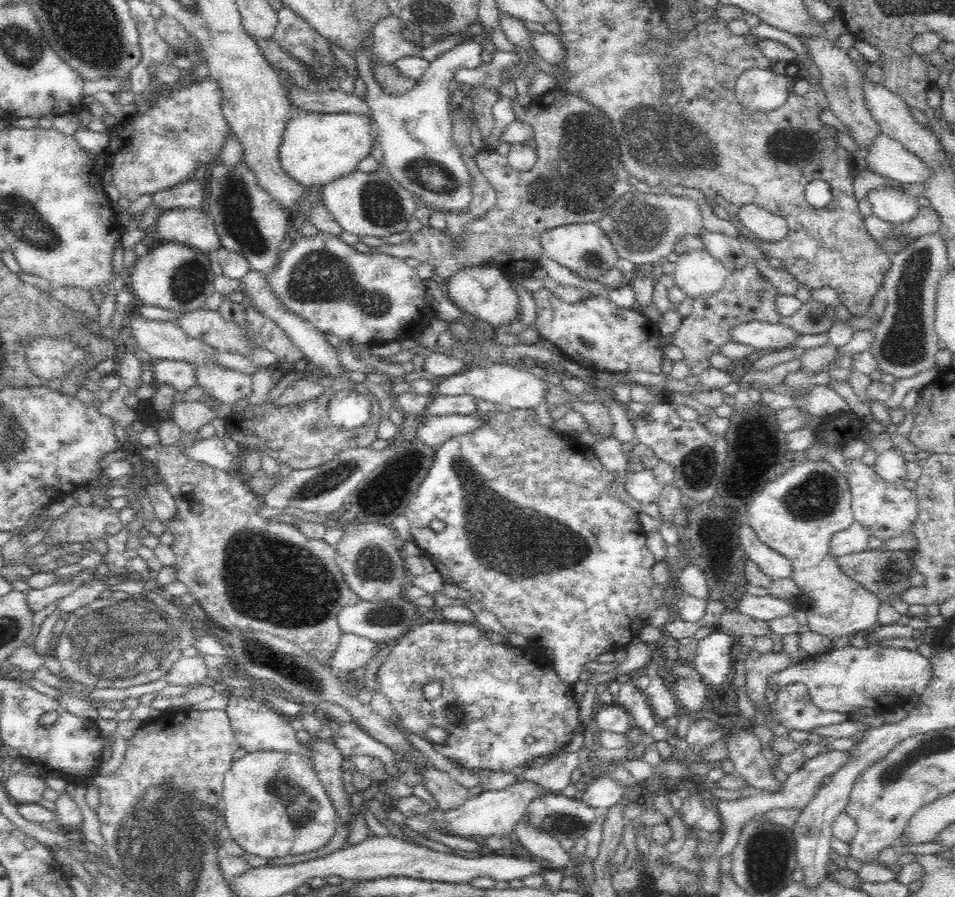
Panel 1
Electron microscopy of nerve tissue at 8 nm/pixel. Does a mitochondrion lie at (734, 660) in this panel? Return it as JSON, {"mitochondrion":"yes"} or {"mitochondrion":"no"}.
{"mitochondrion":"no"}

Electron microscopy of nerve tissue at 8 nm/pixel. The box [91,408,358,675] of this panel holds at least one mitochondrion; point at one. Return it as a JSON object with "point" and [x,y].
{"point":[267,577]}

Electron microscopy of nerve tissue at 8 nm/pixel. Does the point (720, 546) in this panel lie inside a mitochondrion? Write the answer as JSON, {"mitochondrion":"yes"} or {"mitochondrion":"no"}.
{"mitochondrion":"no"}

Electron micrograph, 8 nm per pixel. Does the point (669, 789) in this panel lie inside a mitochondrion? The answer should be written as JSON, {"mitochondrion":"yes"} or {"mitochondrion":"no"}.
{"mitochondrion":"no"}

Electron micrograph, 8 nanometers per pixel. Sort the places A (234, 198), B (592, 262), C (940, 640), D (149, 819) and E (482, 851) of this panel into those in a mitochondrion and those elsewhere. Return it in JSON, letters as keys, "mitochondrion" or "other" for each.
{"A":"mitochondrion","B":"mitochondrion","C":"other","D":"mitochondrion","E":"other"}

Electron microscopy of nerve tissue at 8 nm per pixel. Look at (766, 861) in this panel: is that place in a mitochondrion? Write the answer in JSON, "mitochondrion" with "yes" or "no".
{"mitochondrion":"yes"}

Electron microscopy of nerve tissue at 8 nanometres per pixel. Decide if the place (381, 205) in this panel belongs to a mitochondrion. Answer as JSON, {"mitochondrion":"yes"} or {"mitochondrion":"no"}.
{"mitochondrion":"yes"}

